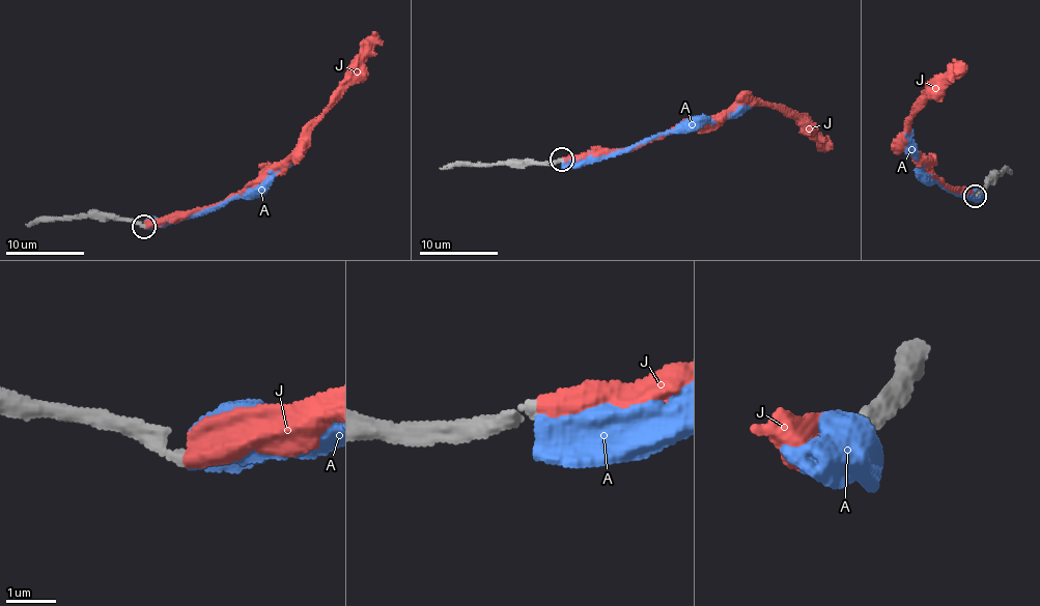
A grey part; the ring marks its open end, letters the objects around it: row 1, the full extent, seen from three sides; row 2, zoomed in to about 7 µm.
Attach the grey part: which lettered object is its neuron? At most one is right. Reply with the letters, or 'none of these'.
J

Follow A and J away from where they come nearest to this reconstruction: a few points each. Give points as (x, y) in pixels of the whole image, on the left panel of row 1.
A: (144, 226), (206, 213), (234, 198), (251, 196), (310, 137)
J: (144, 227), (217, 208), (297, 151), (301, 133), (330, 104), (330, 96), (357, 55), (373, 39), (374, 32)

